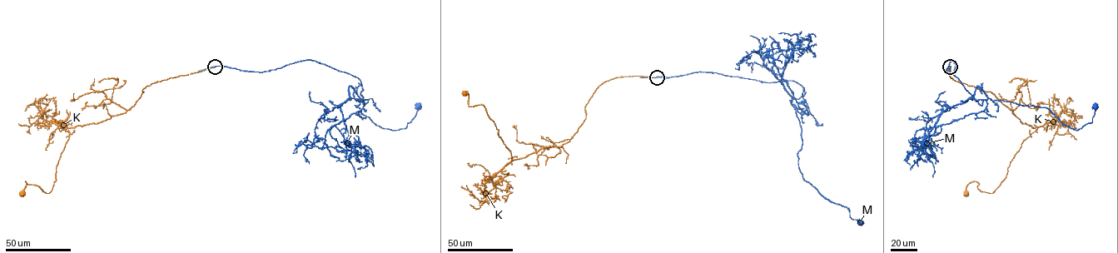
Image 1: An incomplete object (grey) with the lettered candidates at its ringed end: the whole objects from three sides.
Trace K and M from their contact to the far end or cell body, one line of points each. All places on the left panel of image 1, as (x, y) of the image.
K: (212, 66), (146, 86), (135, 105), (109, 119), (64, 127), (68, 139), (52, 190), (25, 181), (22, 194)
M: (214, 66), (319, 62), (359, 79), (365, 104), (354, 91), (355, 106), (389, 129), (404, 128), (419, 106)

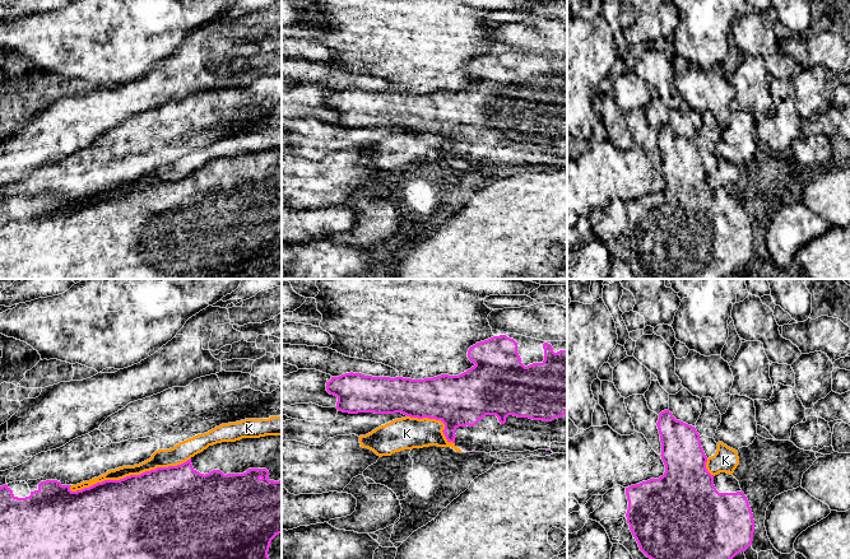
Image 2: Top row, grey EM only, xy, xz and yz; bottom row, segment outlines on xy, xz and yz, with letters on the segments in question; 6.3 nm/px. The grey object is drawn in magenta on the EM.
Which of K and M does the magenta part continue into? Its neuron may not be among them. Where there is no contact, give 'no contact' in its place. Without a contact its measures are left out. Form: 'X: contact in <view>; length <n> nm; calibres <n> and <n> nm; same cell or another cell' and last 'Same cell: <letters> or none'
K: contact in xy; length 800 nm; calibres 500 and 110 nm; another cell
M: no contact; another cell
Same cell: none

